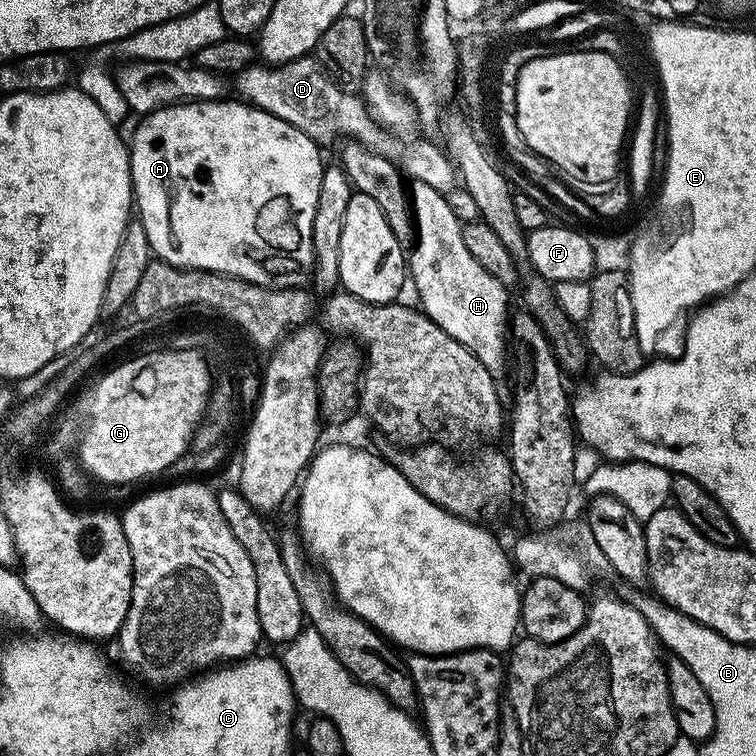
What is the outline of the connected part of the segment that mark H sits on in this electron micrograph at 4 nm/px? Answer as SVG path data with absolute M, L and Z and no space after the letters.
M415 181L410 188L414 213L414 247L410 252L410 284L420 295L419 307L450 338L462 342L494 374L504 368L506 337L510 332L509 289L494 274L478 266L462 242L462 222L448 204L445 193Z

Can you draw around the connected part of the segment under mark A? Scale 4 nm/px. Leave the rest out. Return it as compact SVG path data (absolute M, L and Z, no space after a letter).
M239 99L228 100L190 100L179 104L171 104L147 113L144 120L136 128L132 140L130 136L130 151L128 161L132 171L132 190L134 193L134 208L138 213L138 222L146 230L146 238L150 238L153 253L167 264L179 268L193 268L203 272L217 272L223 276L236 276L251 284L263 288L304 288L309 283L314 272L314 206L318 206L318 186L322 182L325 161L320 161L321 145L317 144L302 130L298 130L290 122L270 114L266 110L255 107Z

